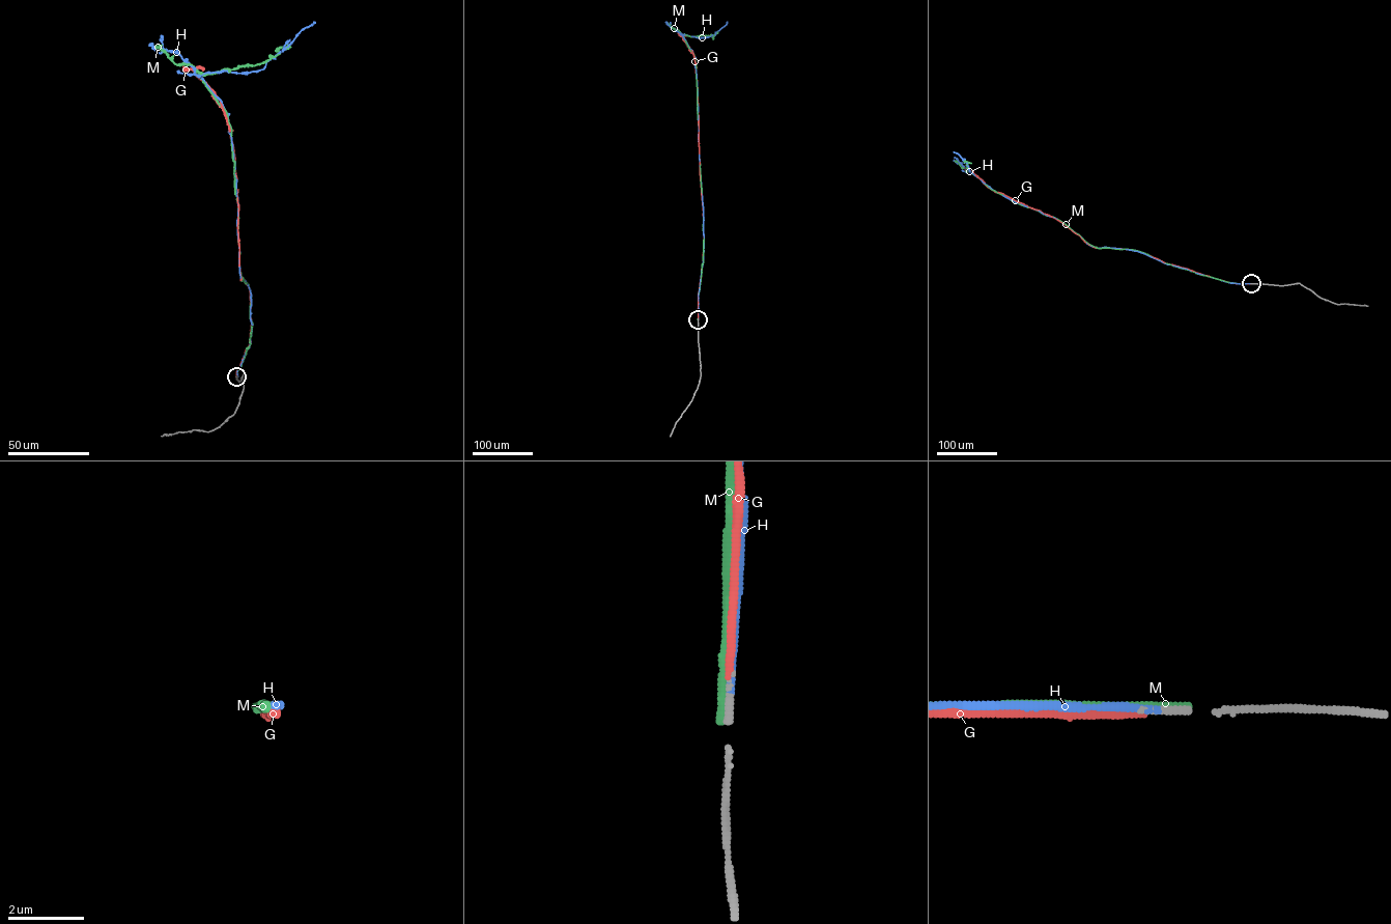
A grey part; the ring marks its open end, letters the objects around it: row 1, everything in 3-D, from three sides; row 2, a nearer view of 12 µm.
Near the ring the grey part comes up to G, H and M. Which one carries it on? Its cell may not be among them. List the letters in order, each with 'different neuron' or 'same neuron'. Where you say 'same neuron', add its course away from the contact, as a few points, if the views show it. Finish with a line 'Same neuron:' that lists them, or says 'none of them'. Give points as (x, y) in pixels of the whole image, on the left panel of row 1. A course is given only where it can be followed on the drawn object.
G: different neuron
H: same neuron | via (236, 376), (252, 325), (250, 290), (239, 276), (232, 139), (222, 103), (195, 75), (257, 72), (314, 22)
M: different neuron
Same neuron: H

